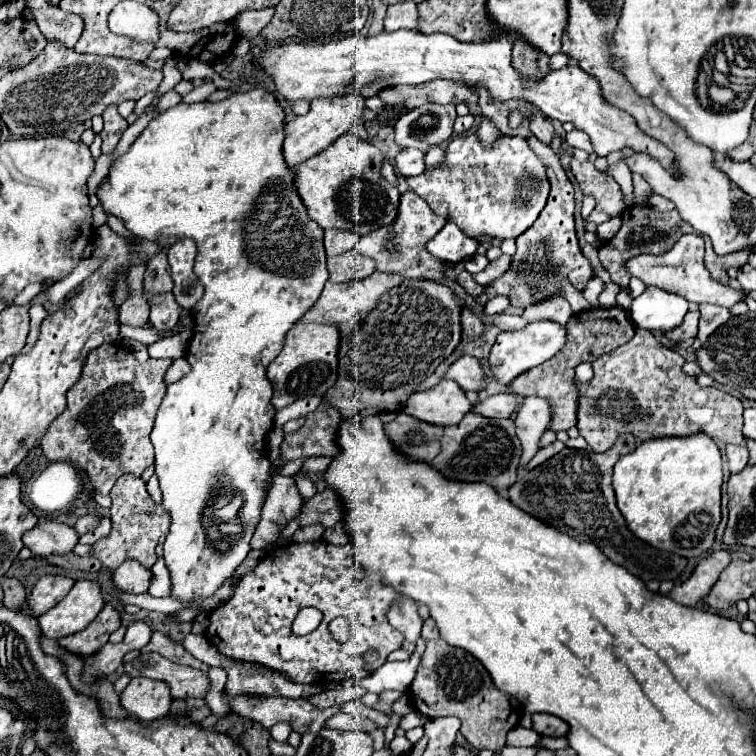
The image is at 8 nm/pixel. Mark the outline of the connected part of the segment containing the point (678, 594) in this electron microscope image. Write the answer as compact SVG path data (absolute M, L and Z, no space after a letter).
M718 549L698 563L692 577L676 585L668 597L688 607L706 607L706 595L712 591L720 573L730 565L730 549Z

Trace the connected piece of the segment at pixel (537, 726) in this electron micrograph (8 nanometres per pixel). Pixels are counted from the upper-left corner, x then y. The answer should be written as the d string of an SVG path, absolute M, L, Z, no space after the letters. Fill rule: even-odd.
M538 713L532 715L532 729L540 735L550 735L550 737L566 737L566 731L570 729L566 721L558 719L556 715L548 713Z

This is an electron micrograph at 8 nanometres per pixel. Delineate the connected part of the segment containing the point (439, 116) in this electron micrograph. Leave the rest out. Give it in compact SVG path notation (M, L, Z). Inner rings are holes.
M424 103L422 107L404 111L396 121L396 143L428 151L430 145L444 145L452 137L452 125L456 121L456 105Z

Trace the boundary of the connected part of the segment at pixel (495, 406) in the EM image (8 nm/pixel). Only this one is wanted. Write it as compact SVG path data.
M500 393L492 395L484 401L480 401L474 407L474 413L480 413L484 417L512 417L520 407L520 397L512 393Z

